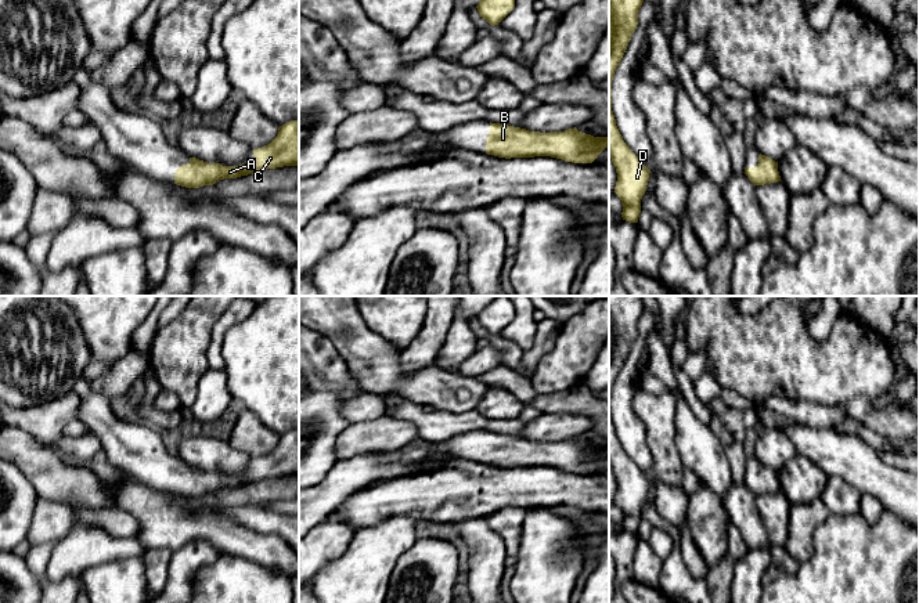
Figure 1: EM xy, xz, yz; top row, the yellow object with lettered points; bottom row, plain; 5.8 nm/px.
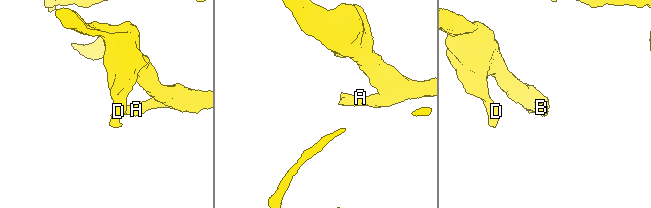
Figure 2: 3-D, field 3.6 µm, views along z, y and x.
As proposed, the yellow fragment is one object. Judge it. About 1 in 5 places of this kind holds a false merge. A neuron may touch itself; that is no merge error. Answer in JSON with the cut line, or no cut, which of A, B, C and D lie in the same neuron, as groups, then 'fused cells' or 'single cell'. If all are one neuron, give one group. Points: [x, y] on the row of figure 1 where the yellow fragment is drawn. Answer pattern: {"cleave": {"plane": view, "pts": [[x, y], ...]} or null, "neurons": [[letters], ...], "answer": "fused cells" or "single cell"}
{"cleave": null, "neurons": [["A", "B", "C", "D"]], "answer": "single cell"}

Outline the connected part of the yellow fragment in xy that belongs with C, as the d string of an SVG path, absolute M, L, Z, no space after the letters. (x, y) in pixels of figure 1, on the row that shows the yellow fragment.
M291 120L278 127L277 137L267 145L253 149L253 156L239 166L223 166L220 163L208 163L197 158L190 158L188 165L181 165L174 173L174 184L185 188L199 188L213 185L219 180L237 178L241 176L255 174L264 169L284 166L299 167L299 120Z

